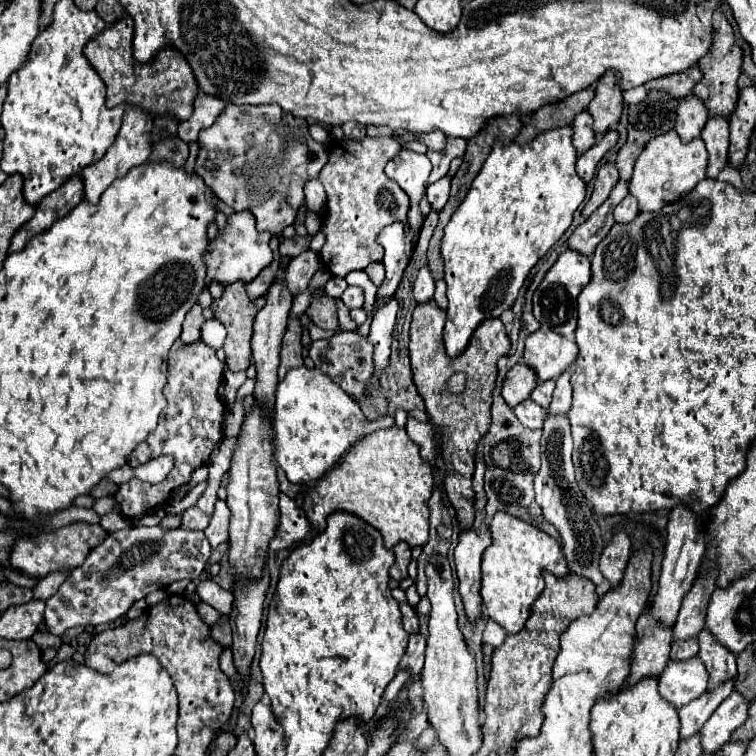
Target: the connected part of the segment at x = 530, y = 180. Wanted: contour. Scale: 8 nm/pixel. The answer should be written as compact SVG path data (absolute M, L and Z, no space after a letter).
M570 127L540 133L536 139L522 147L516 143L502 145L500 141L494 145L480 173L472 181L472 189L452 215L442 237L440 251L444 259L444 281L448 297L444 347L448 357L458 357L468 347L474 329L484 319L500 317L502 311L514 305L530 269L572 225L572 215L586 195L586 183L578 177L574 169L576 159L578 153L574 153L572 147Z

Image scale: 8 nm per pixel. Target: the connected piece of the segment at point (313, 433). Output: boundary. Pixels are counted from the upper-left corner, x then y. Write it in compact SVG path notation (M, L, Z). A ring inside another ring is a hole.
M296 367L286 373L284 381L278 383L274 403L274 431L276 431L276 461L286 471L290 483L308 483L320 479L332 469L342 455L362 437L395 425L393 416L378 421L366 421L356 401L342 391L326 373L320 369Z

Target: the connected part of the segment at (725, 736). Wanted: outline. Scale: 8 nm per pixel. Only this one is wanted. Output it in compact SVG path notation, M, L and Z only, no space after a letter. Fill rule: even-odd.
M734 691L718 705L718 709L712 713L712 717L700 729L704 755L714 755L720 747L724 747L724 743L730 739L732 731L738 725L742 725L742 721L746 721L748 707L750 707L750 703L742 701L742 697L738 697L738 693L734 693Z

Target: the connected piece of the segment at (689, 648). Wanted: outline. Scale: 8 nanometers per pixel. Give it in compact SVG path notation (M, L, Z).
M674 641L672 651L670 651L670 661L686 661L698 655L698 641Z

